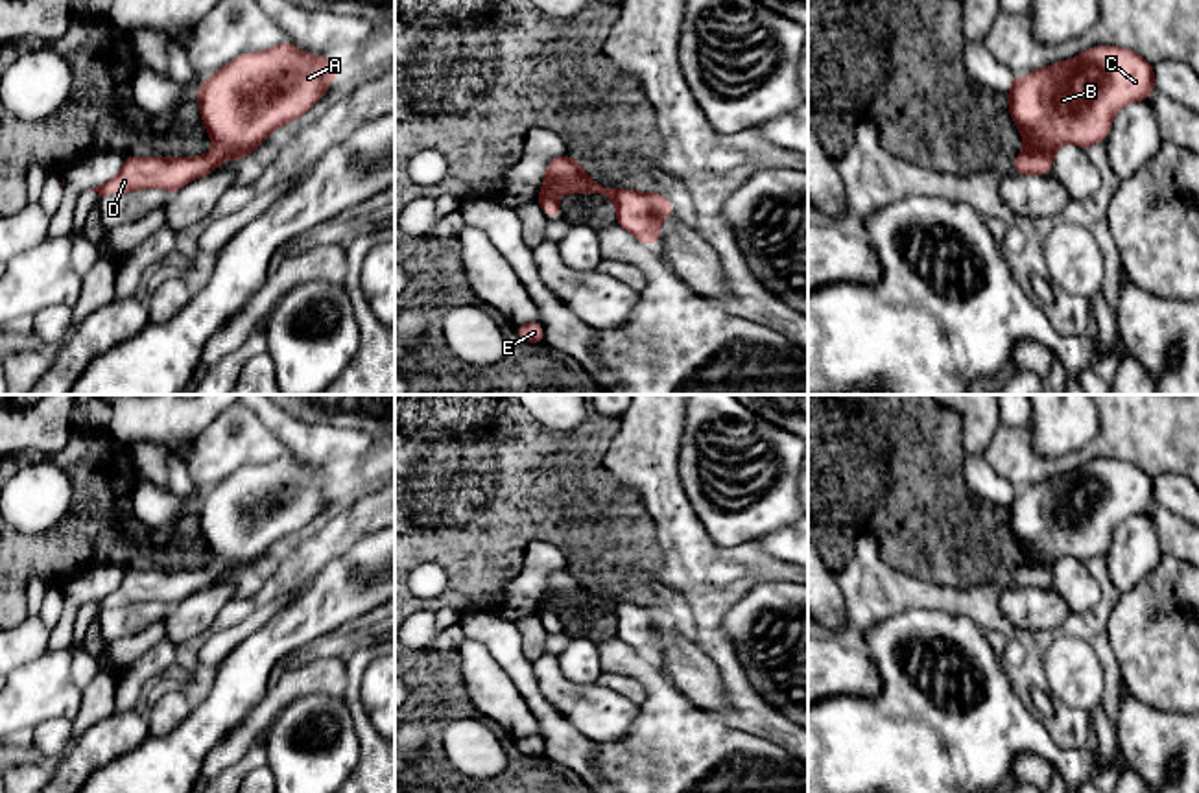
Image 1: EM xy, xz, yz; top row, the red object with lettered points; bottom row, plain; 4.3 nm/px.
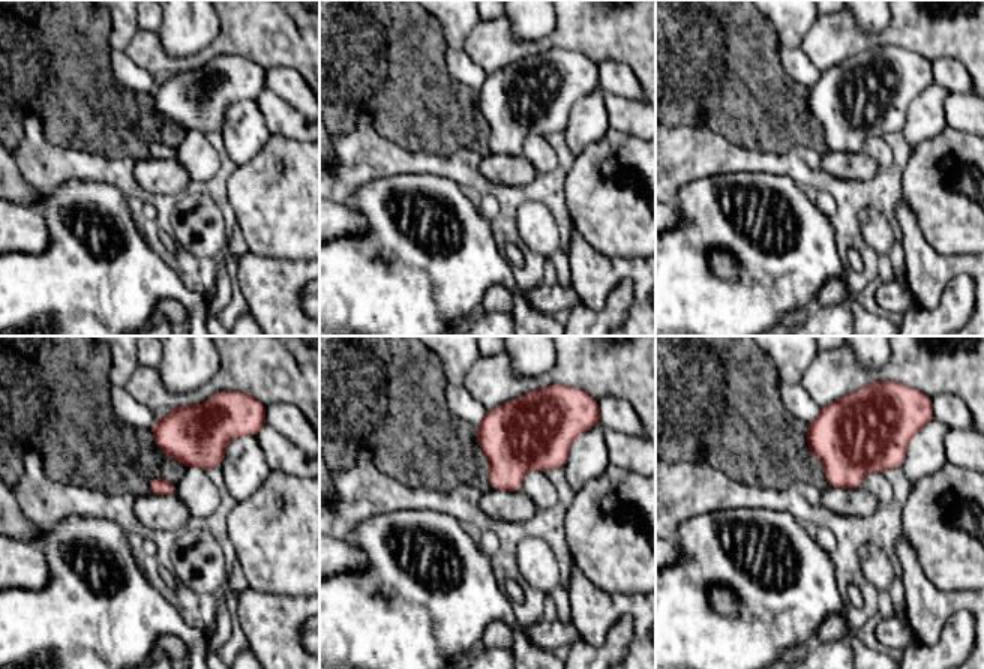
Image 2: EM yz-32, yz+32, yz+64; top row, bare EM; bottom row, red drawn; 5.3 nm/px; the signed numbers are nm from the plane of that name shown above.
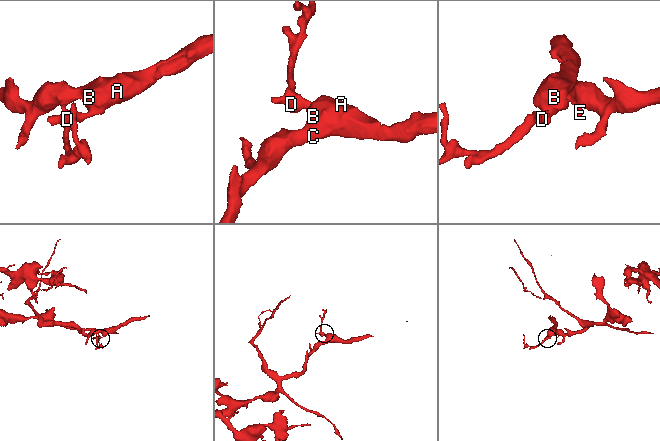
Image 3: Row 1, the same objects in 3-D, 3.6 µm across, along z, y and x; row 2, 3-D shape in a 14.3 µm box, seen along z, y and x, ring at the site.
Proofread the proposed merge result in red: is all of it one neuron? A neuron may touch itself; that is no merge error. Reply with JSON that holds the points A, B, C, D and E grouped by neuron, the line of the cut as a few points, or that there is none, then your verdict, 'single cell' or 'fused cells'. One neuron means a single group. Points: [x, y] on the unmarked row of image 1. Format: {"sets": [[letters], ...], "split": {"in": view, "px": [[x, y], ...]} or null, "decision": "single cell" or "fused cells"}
{"sets": [["A", "B", "C", "D", "E"]], "split": null, "decision": "single cell"}

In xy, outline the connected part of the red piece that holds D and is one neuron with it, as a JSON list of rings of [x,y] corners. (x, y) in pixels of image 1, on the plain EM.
[[[288,452],[271,463],[247,465],[203,492],[197,502],[196,515],[212,553],[208,568],[181,572],[129,568],[116,590],[90,601],[90,605],[98,605],[105,610],[111,607],[164,601],[173,607],[190,594],[218,583],[227,572],[238,575],[251,568],[260,555],[267,553],[275,542],[303,529],[319,516],[341,481],[343,472],[317,470],[301,465]]]

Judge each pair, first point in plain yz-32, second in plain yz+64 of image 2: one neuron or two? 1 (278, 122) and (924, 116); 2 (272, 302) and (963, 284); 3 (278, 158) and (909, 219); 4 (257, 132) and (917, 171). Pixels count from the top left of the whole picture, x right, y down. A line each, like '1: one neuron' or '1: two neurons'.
1: two neurons
2: two neurons
3: two neurons
4: two neurons

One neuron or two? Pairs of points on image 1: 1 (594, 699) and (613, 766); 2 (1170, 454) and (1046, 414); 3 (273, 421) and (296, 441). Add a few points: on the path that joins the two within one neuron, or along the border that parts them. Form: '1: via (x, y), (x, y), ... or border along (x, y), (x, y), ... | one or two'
1: border along (639, 714), (618, 740), (598, 744) | two
2: border along (1100, 414), (1096, 434), (1080, 449), (1061, 456) | two
3: via (279, 425), (290, 436) | one

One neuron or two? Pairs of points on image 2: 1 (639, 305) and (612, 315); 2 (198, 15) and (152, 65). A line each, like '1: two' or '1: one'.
1: two
2: two

